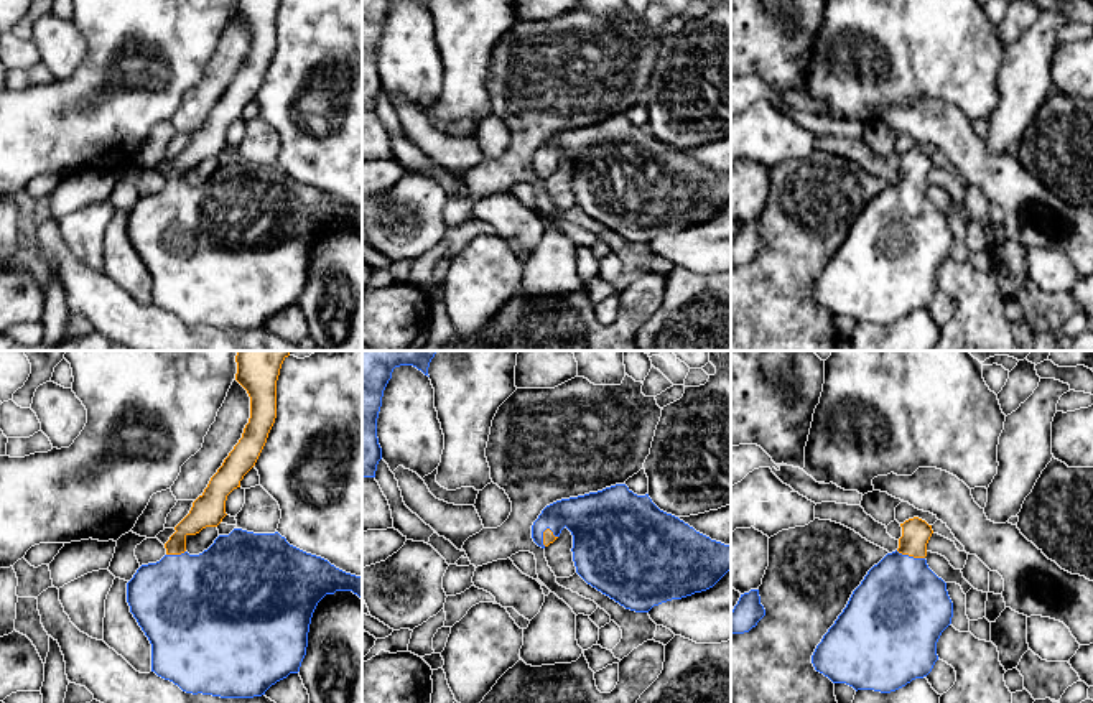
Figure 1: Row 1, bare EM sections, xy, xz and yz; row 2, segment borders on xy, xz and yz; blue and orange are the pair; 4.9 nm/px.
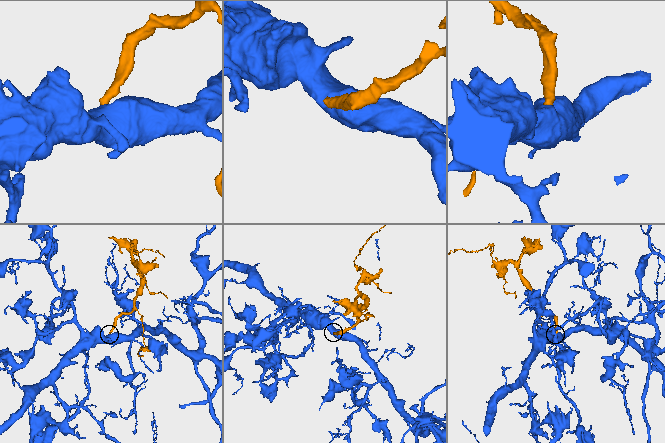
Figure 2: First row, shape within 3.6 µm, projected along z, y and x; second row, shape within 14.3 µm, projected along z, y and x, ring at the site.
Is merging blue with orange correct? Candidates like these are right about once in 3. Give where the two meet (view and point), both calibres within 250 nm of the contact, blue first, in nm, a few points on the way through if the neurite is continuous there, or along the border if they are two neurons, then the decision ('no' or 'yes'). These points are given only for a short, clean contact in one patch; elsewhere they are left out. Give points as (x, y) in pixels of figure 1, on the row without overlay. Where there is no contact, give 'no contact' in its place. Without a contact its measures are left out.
meets blue in xz at (542, 168); 240 nm thick on the blue side, 60 nm on the other; yes

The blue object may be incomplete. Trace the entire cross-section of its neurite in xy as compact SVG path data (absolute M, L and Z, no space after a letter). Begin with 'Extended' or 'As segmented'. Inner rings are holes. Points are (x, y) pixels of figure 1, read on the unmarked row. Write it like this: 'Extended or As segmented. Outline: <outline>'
Extended. Outline: M237 0L235 12L250 28L250 49L242 69L211 109L204 123L193 133L189 145L174 158L176 163L165 175L166 186L156 194L142 196L127 214L130 244L151 275L151 303L173 313L186 324L221 329L253 329L265 326L272 316L290 305L300 303L306 286L313 244L326 226L352 222L362 230L362 207L346 204L328 191L290 176L278 163L253 165L234 160L229 166L219 166L199 186L186 183L188 166L196 166L202 160L217 158L222 153L227 147L227 127L240 119L244 107L255 97L277 49L278 7L280 0Z

